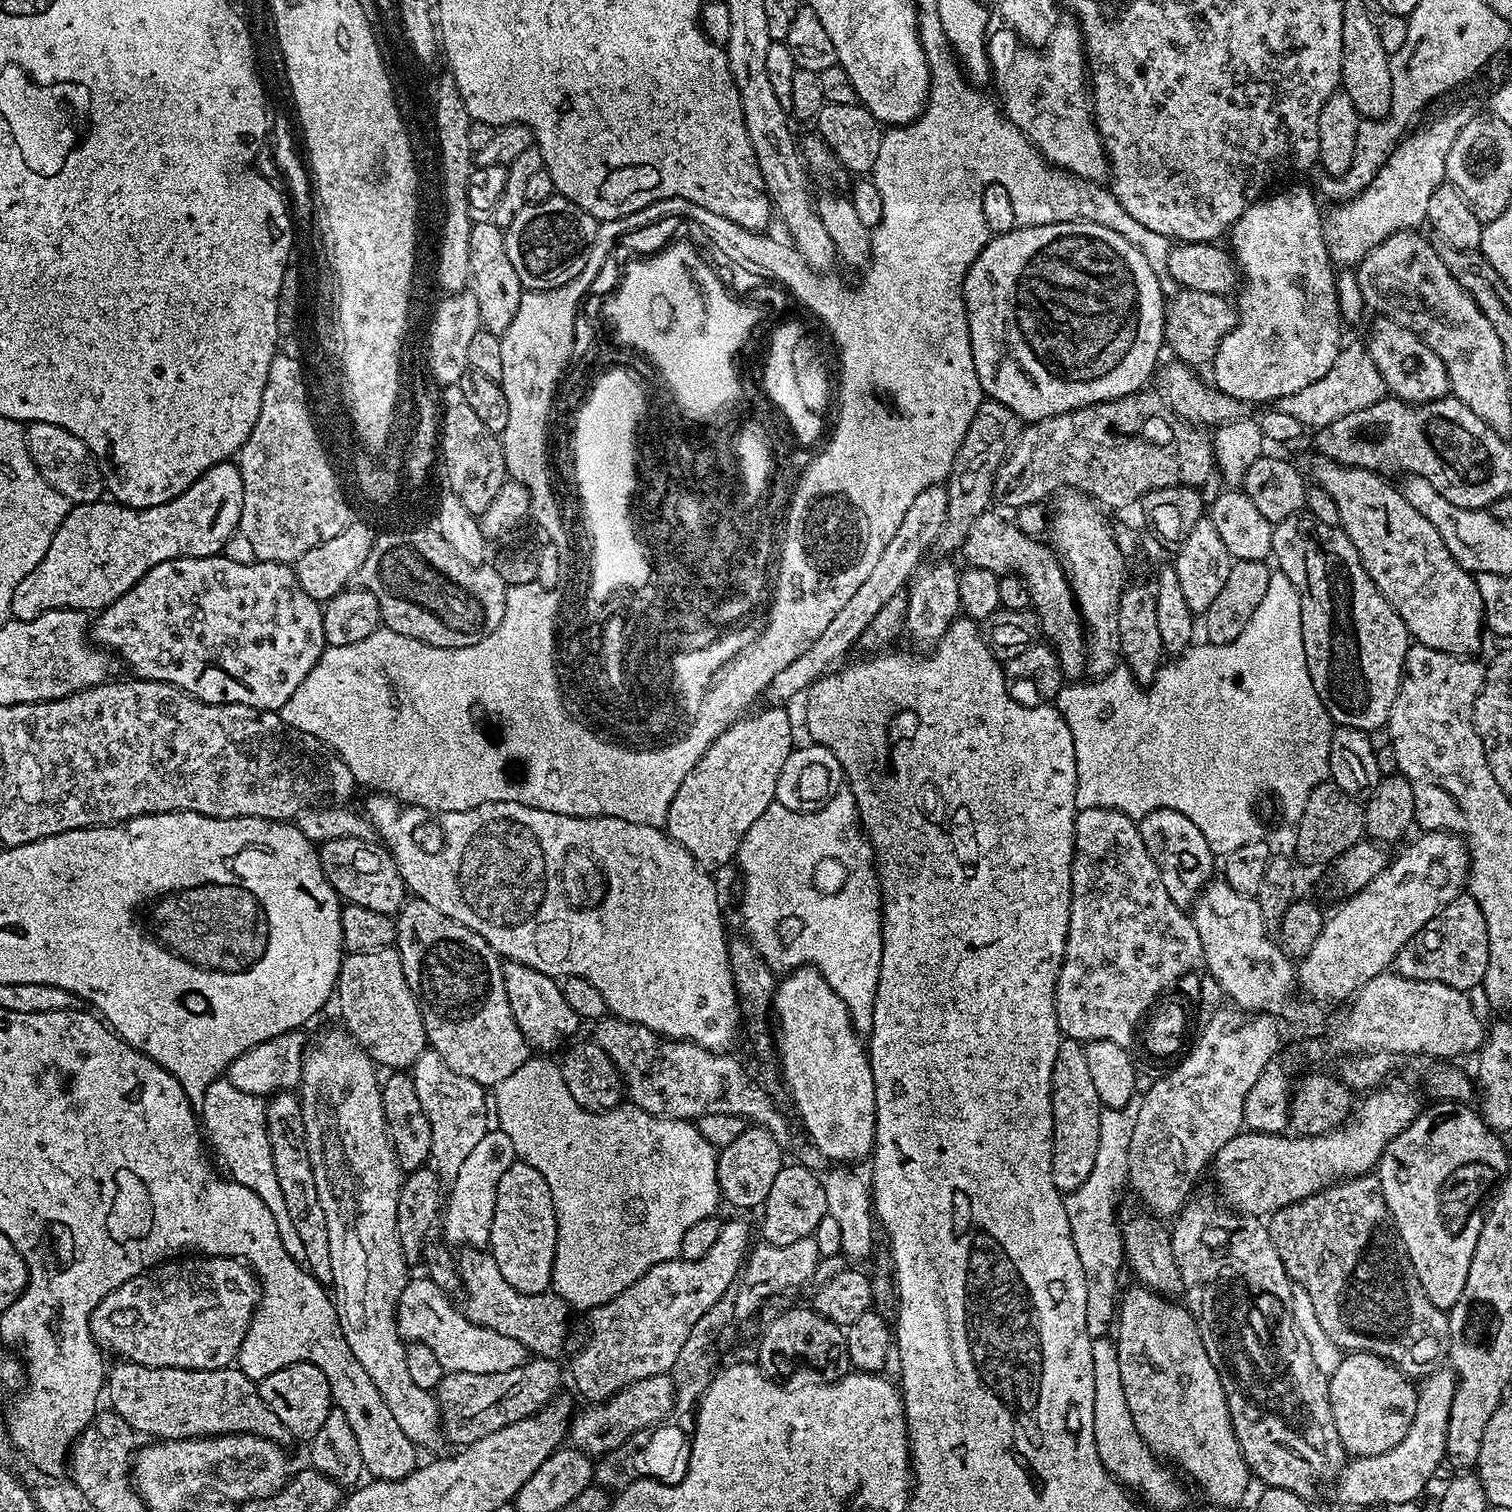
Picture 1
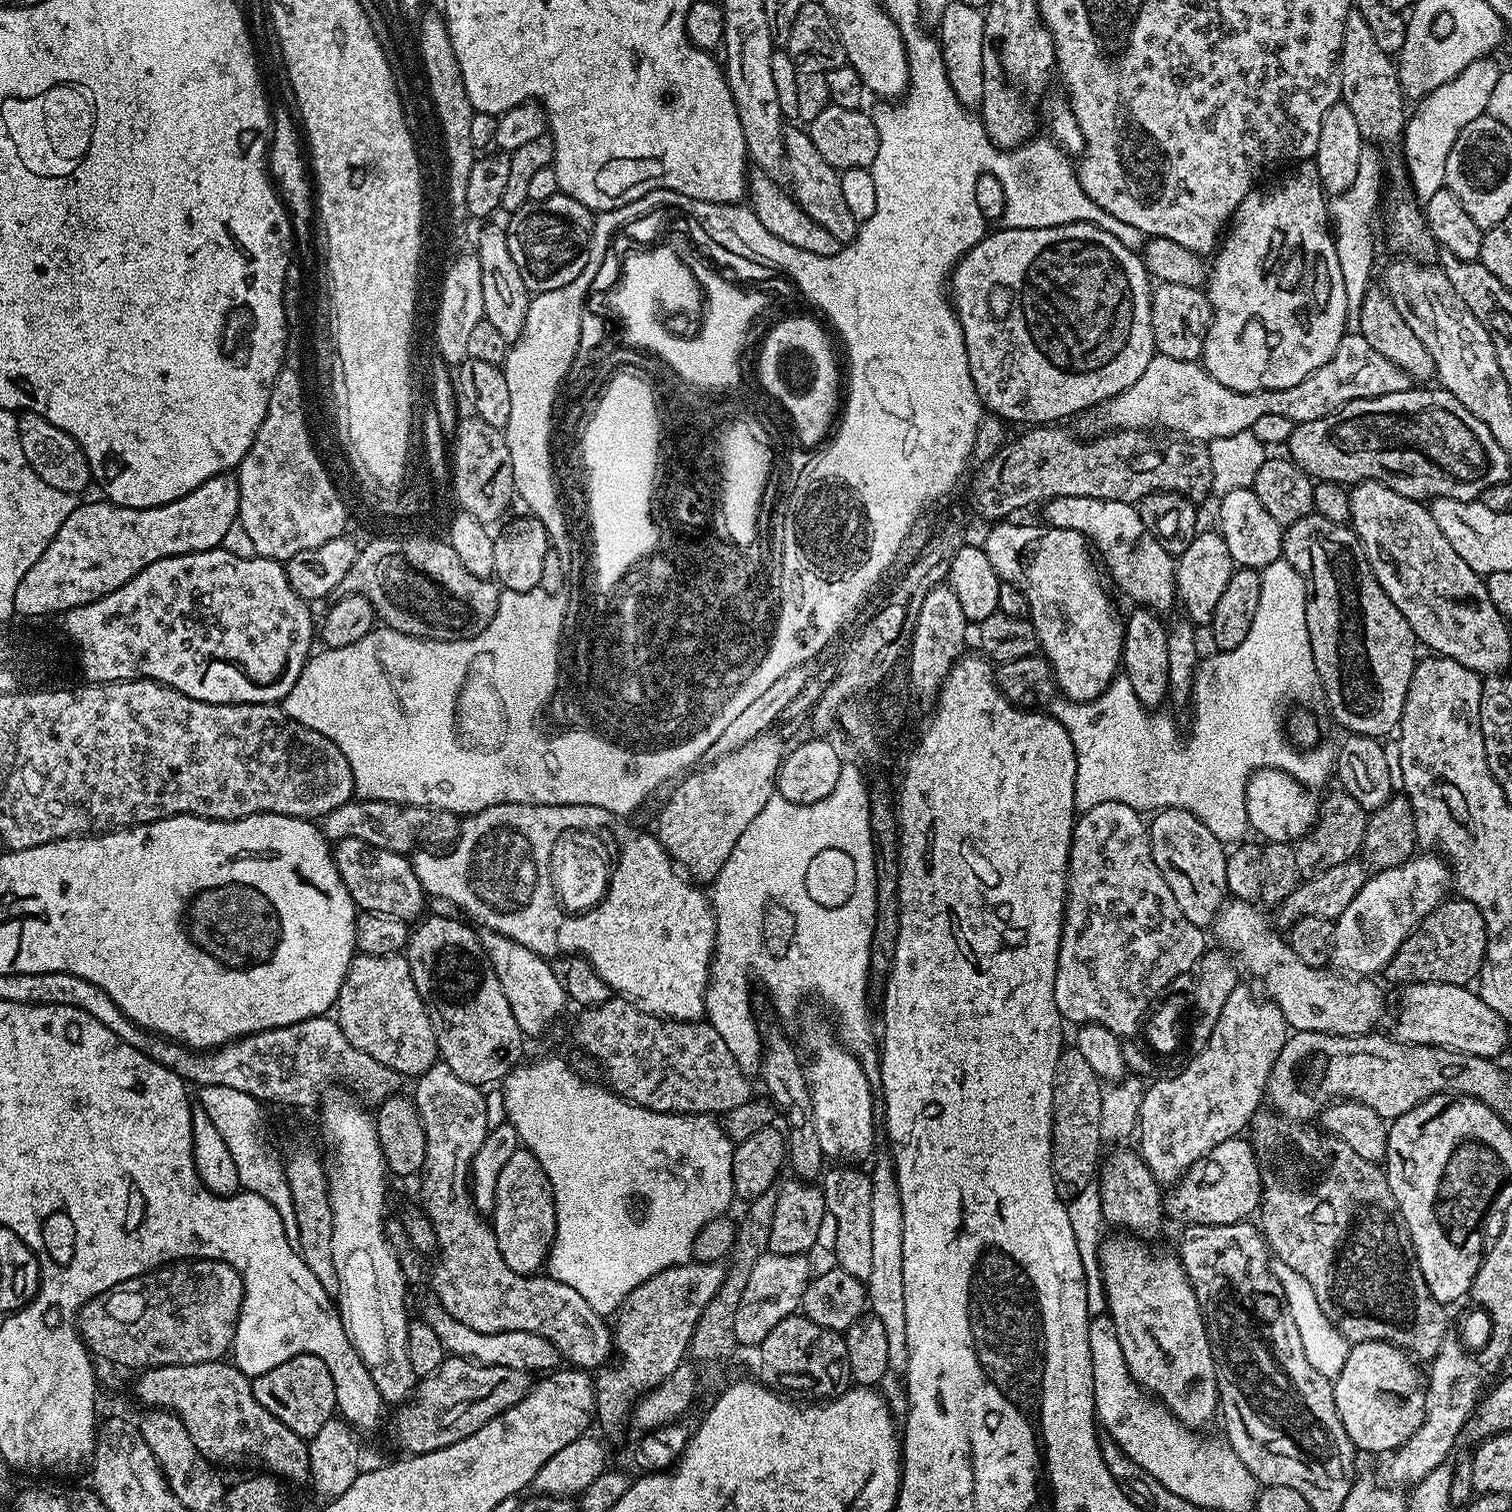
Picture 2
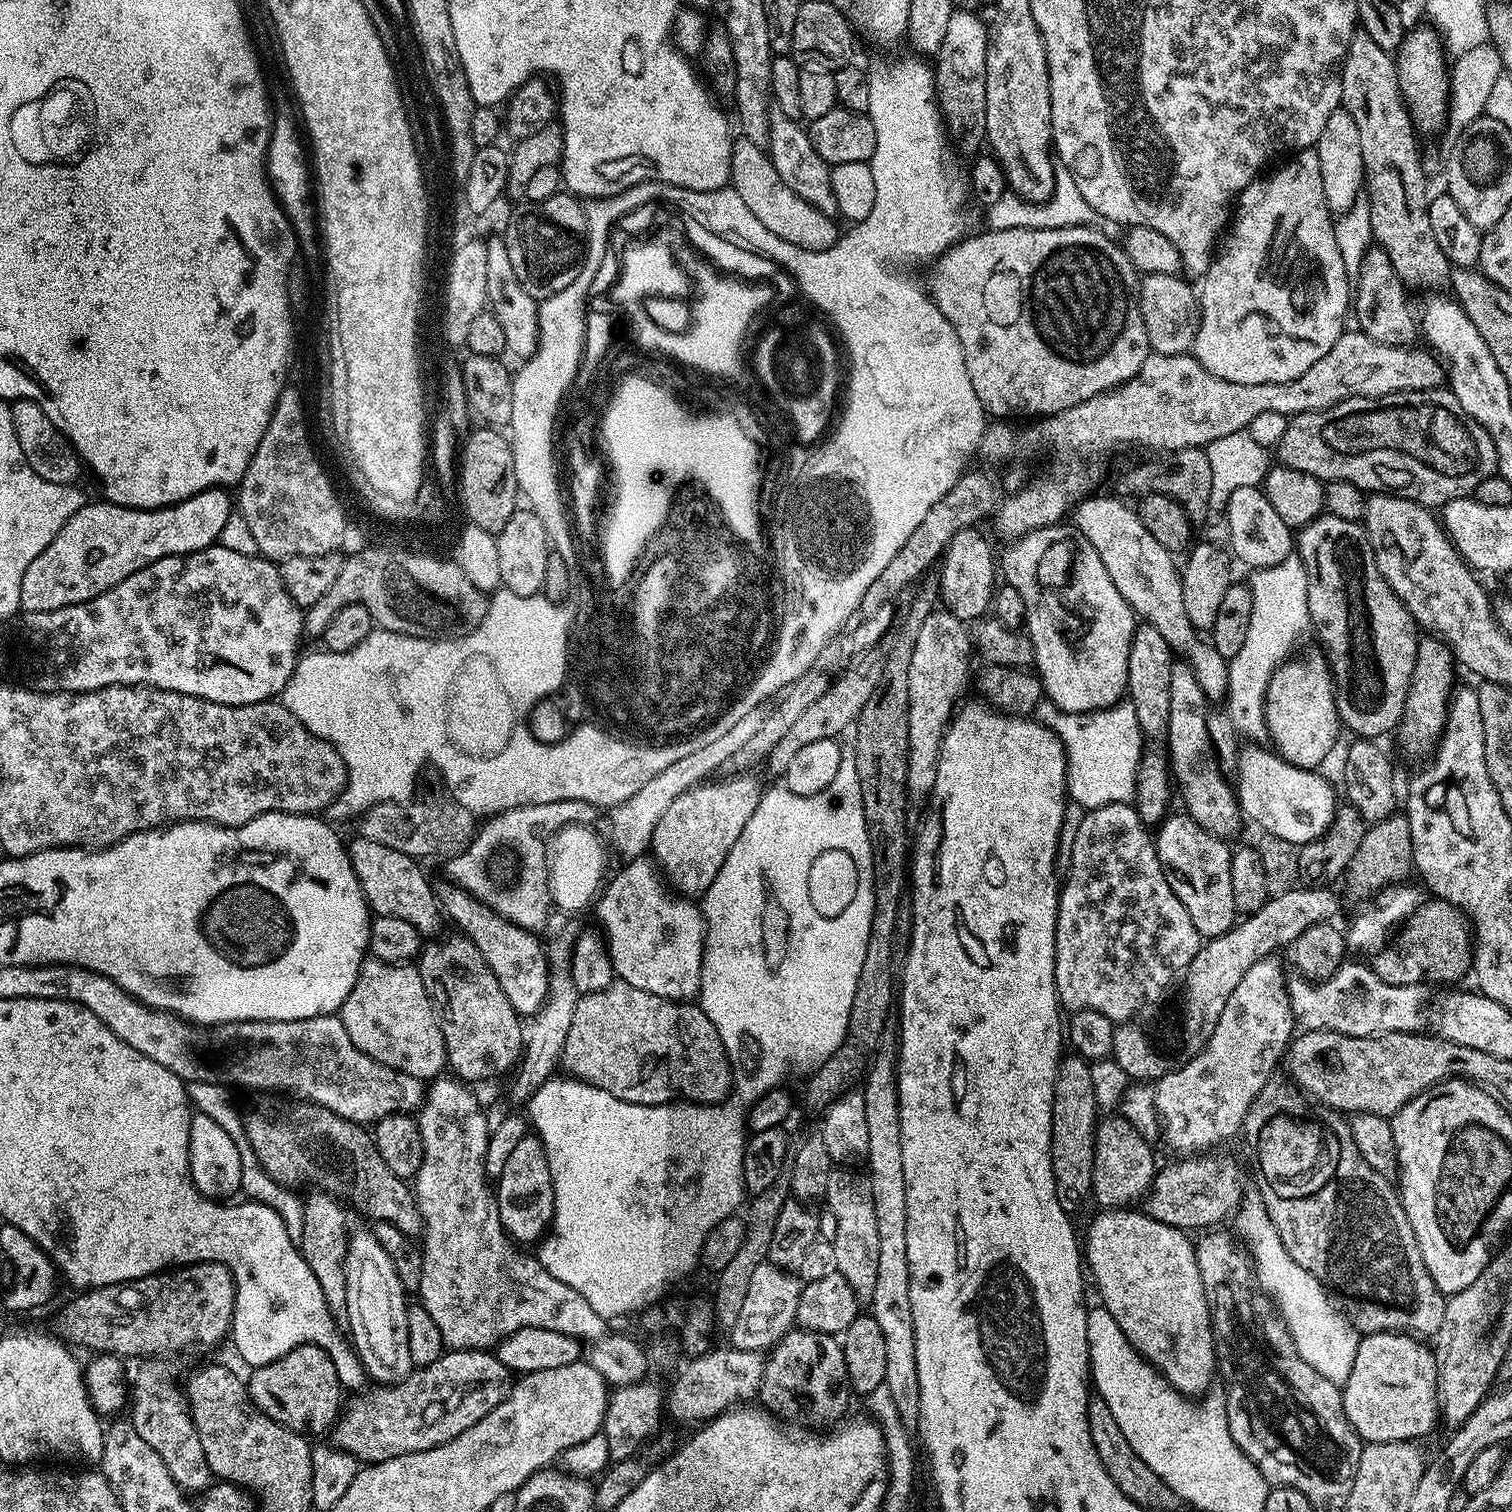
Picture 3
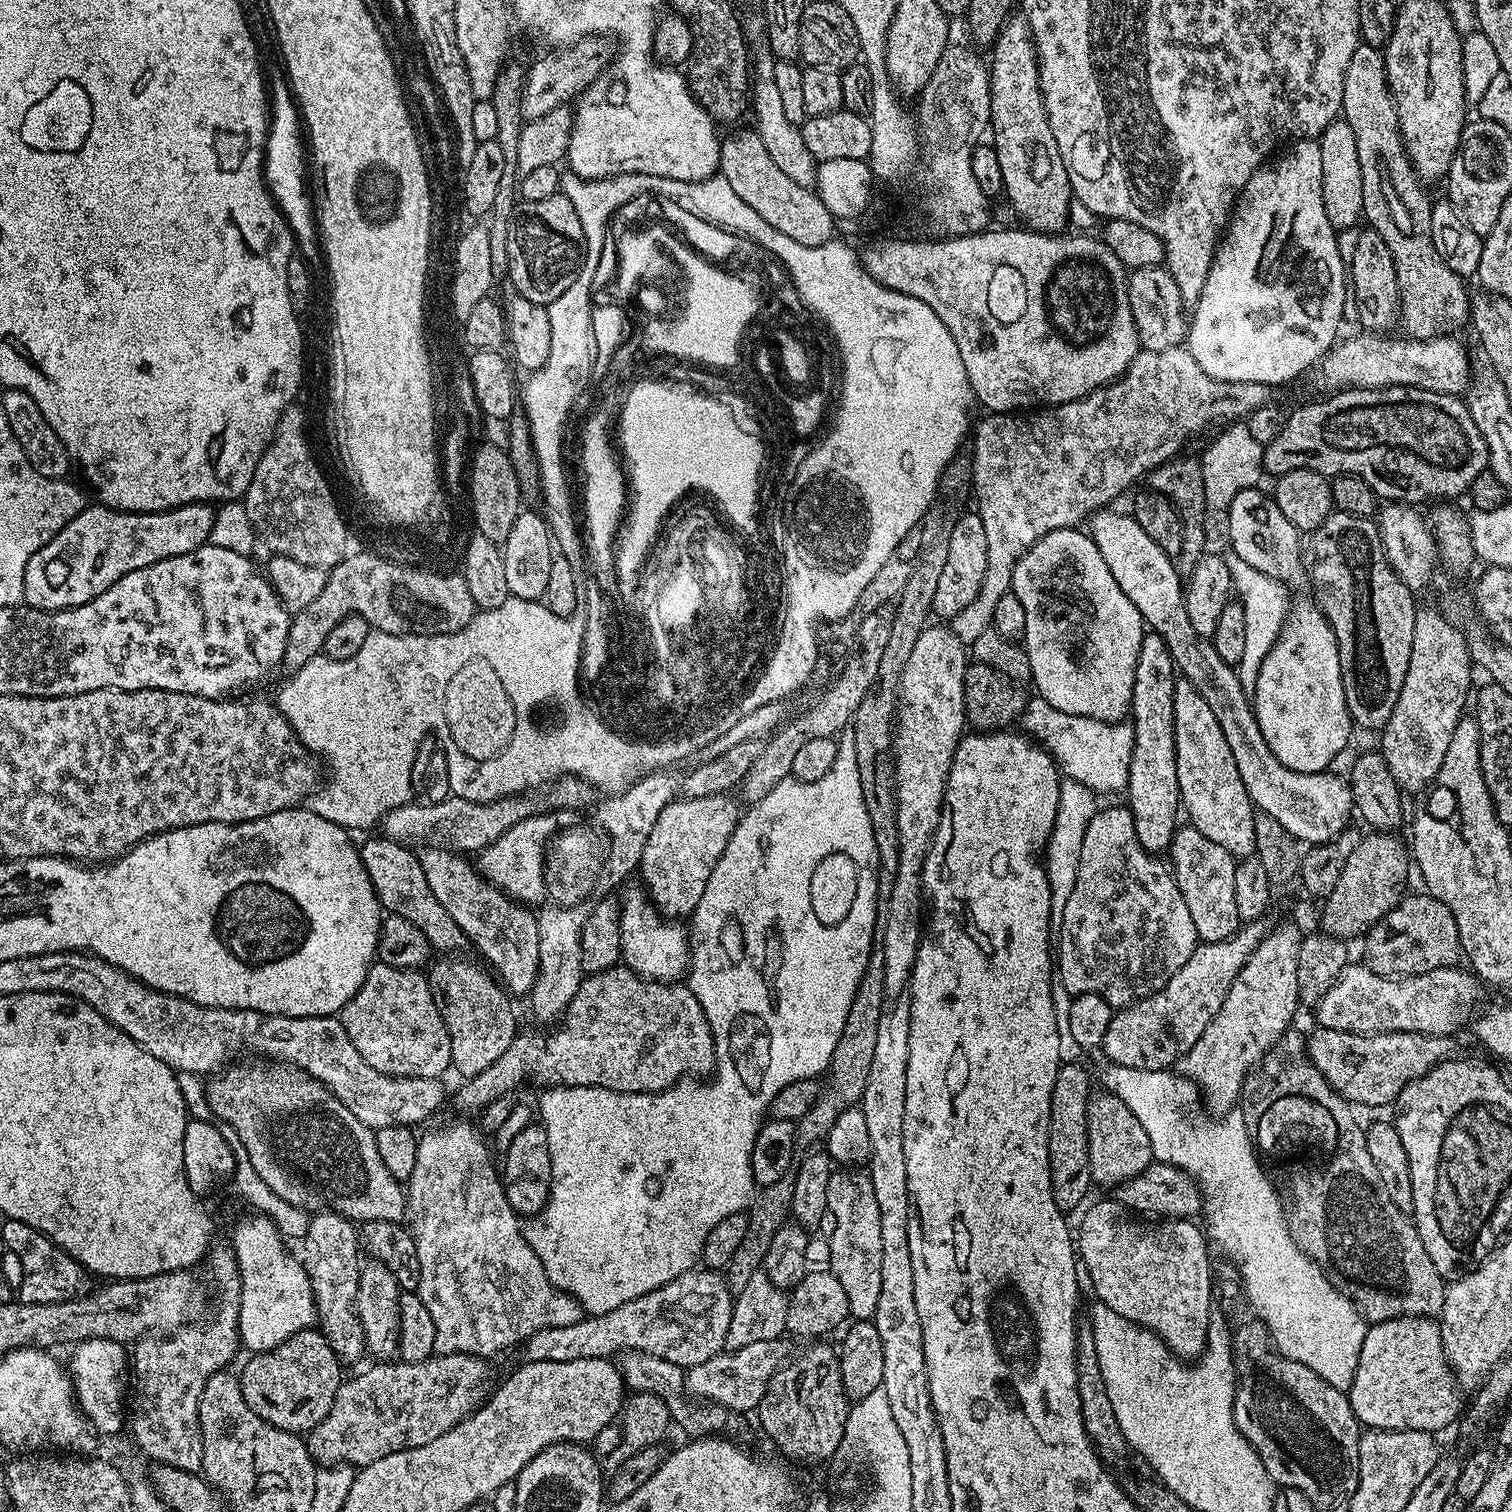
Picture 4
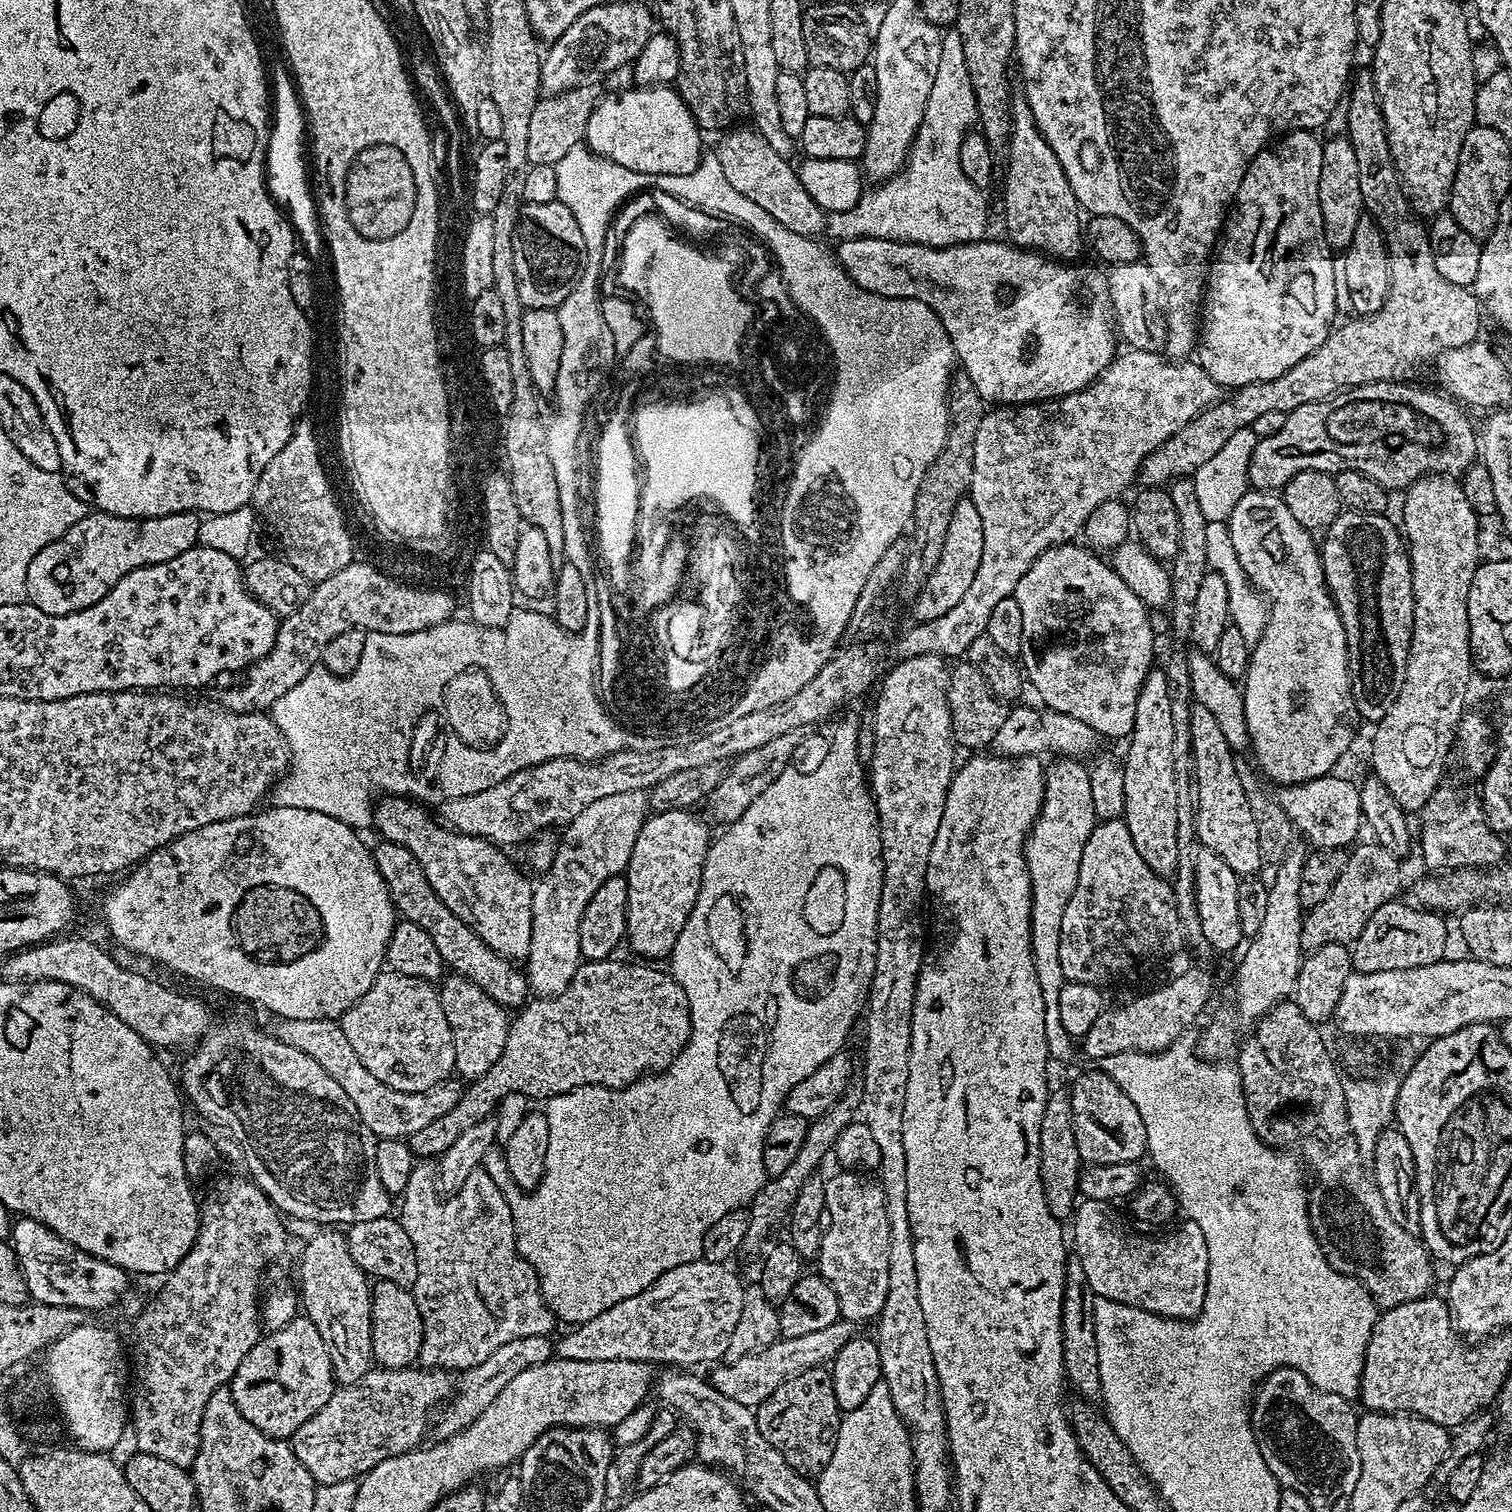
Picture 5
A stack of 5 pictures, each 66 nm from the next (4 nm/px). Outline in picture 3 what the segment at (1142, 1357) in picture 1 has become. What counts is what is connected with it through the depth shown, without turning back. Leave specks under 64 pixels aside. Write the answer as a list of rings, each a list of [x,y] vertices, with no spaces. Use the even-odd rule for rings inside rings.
[[[1131,1207],[1127,1208],[1110,1208],[1107,1210],[1097,1211],[1097,1216],[1088,1224],[1088,1237],[1082,1240],[1082,1256],[1086,1261],[1087,1271],[1090,1273],[1090,1280],[1096,1283],[1096,1288],[1100,1291],[1099,1303],[1114,1318],[1114,1322],[1118,1322],[1118,1326],[1122,1326],[1122,1332],[1126,1334],[1126,1338],[1131,1344],[1140,1351],[1140,1355],[1145,1360],[1149,1360],[1156,1369],[1171,1382],[1174,1388],[1189,1398],[1199,1398],[1209,1391],[1208,1388],[1212,1384],[1212,1379],[1218,1376],[1218,1361],[1216,1358],[1216,1343],[1212,1337],[1212,1319],[1210,1318],[1210,1310],[1206,1302],[1206,1290],[1204,1283],[1200,1277],[1198,1270],[1198,1262],[1196,1261],[1196,1246],[1191,1236],[1183,1228],[1175,1228],[1166,1222],[1158,1222],[1154,1217],[1149,1216],[1143,1210],[1137,1212]]]

